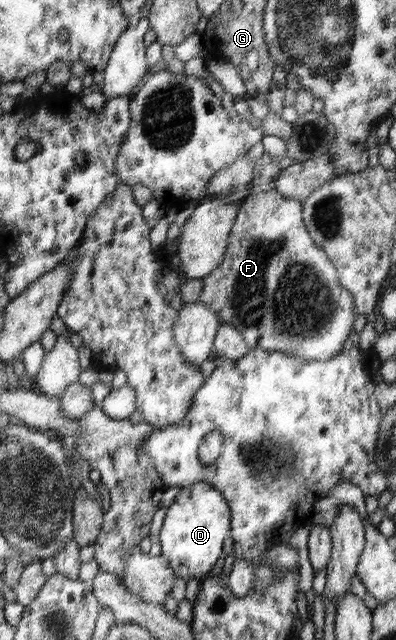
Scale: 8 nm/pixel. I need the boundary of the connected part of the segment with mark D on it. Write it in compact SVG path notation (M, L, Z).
M201 482L181 487L174 502L167 508L160 535L161 555L176 577L202 580L212 572L222 554L224 538L230 530L229 501L218 489Z

